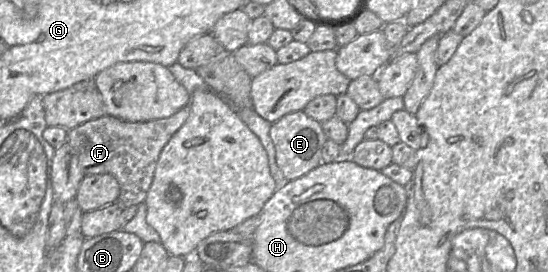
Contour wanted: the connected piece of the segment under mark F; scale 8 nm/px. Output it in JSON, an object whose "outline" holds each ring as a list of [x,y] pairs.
{"outline":[[[189,105],[168,118],[147,122],[126,122],[105,115],[68,131],[66,142],[77,155],[85,176],[110,174],[115,177],[120,186],[120,194],[115,203],[124,210],[144,203],[162,149],[189,115]]]}

